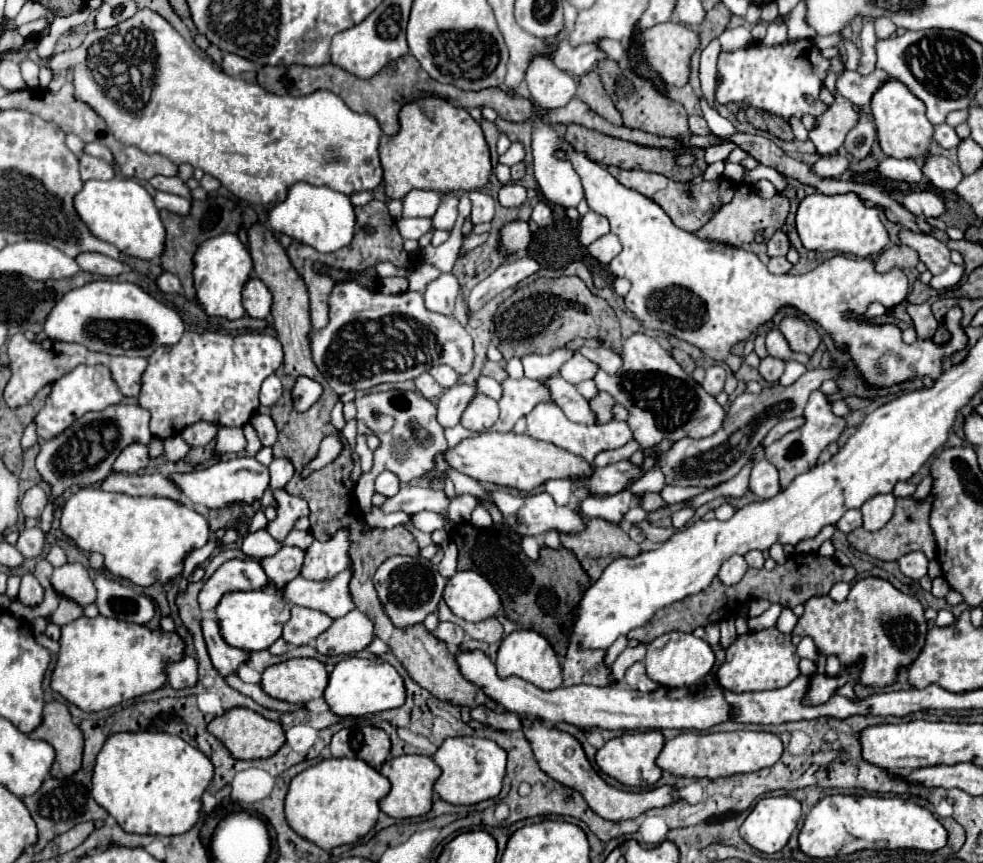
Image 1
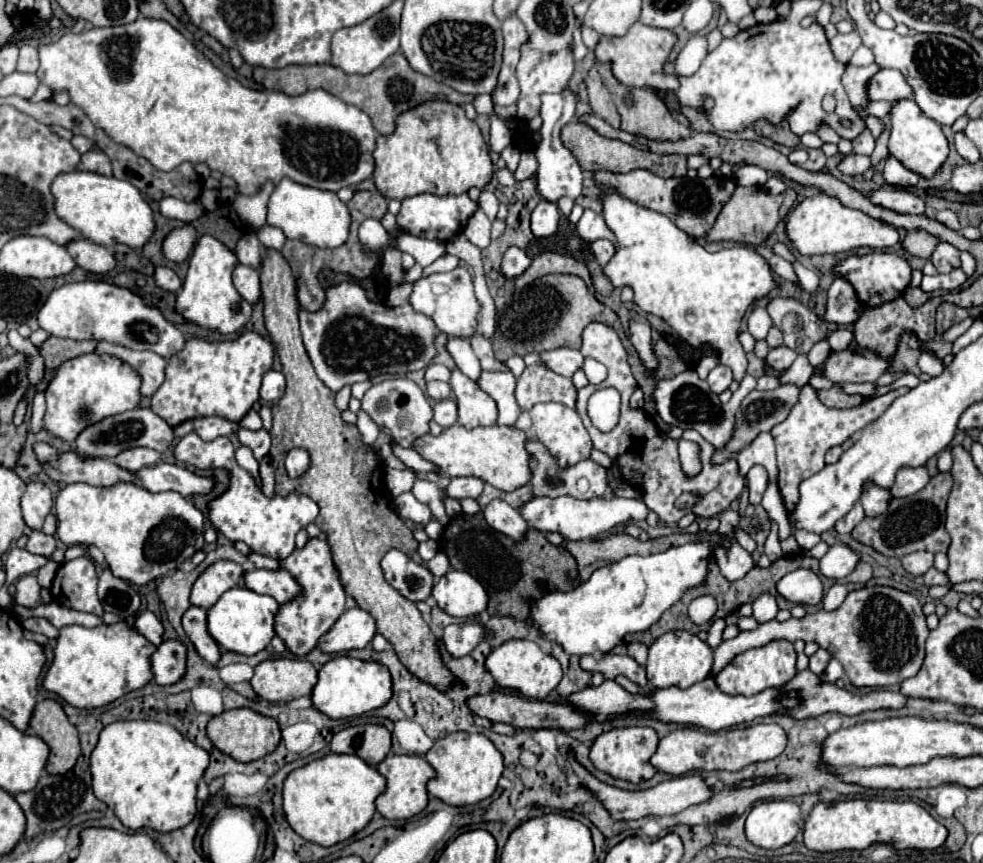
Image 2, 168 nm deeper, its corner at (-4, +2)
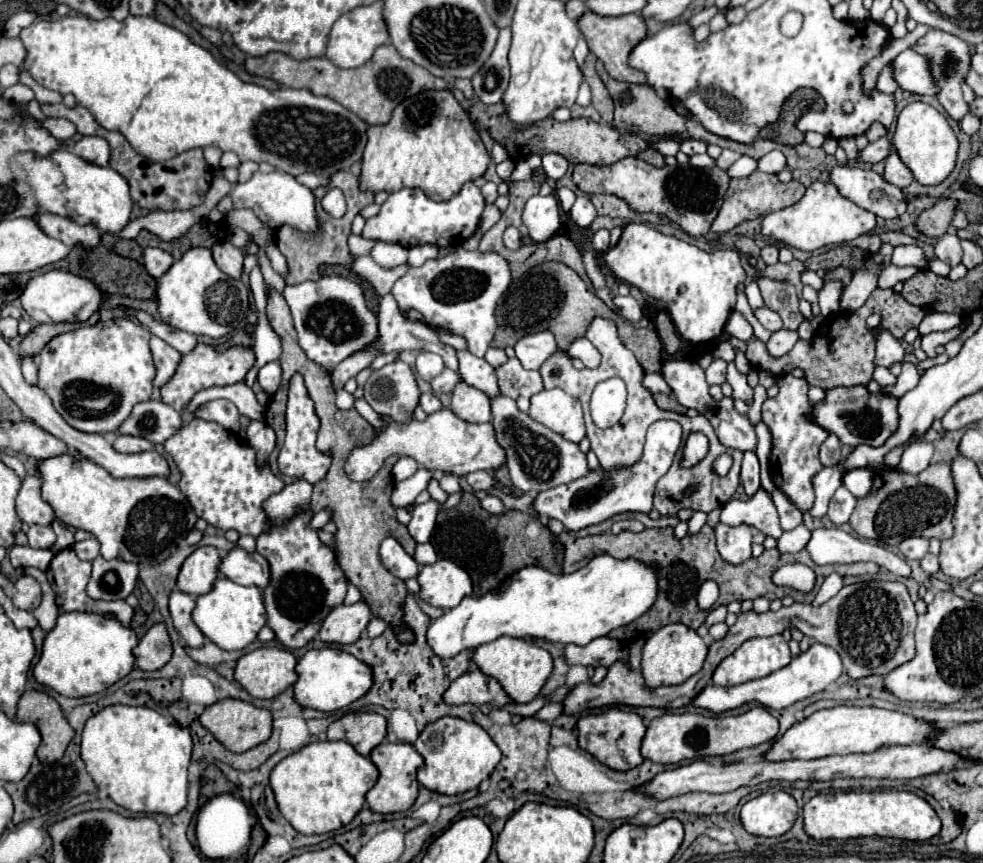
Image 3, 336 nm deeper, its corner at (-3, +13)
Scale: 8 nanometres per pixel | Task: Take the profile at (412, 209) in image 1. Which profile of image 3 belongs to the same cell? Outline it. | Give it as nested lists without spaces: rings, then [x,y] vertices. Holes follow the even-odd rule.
[[[466,183],[460,189],[460,193],[456,193],[450,201],[442,201],[442,203],[428,199],[422,193],[422,189],[400,189],[388,195],[378,215],[366,219],[362,237],[382,241],[382,243],[396,243],[406,249],[424,243],[436,247],[458,247],[476,233],[484,207],[486,207],[484,197],[474,183]],[[458,237],[460,243],[454,243]]]

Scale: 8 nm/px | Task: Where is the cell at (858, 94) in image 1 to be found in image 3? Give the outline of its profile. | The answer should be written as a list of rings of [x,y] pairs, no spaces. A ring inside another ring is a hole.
[[[906,49],[894,59],[894,77],[904,91],[918,95],[936,95],[936,81],[932,81],[932,71],[928,69],[928,57]]]

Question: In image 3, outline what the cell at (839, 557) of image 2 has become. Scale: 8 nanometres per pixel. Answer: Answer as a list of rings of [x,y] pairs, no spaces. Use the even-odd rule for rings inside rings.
[[[820,527],[812,531],[812,537],[806,545],[812,561],[818,565],[836,565],[836,563],[858,563],[858,561],[874,561],[880,567],[886,567],[896,577],[910,577],[910,565],[888,551],[882,545],[872,545],[864,539],[852,537],[850,533],[832,527]]]

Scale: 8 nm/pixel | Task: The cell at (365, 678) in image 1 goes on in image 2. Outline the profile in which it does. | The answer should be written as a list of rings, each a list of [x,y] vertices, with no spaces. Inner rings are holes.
[[[337,656],[331,662],[327,662],[321,670],[319,670],[319,682],[313,688],[313,706],[317,710],[321,710],[323,714],[327,714],[329,718],[349,718],[349,716],[359,716],[365,714],[369,710],[381,708],[389,702],[389,696],[393,696],[393,678],[389,676],[389,668],[385,668],[383,664],[377,662],[363,662],[351,656]]]

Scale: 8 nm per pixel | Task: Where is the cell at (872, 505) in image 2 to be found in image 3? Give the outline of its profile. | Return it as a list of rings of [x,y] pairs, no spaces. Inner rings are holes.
[[[852,469],[852,471],[848,471],[844,475],[842,483],[854,497],[866,497],[870,487],[872,487],[872,471],[868,471],[868,469]]]

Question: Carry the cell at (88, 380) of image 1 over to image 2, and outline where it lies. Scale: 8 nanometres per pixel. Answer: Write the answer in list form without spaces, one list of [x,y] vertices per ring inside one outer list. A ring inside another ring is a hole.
[[[83,354],[73,360],[67,360],[57,376],[49,382],[45,390],[47,412],[45,412],[45,430],[59,440],[73,442],[77,434],[89,426],[99,422],[105,416],[121,414],[125,410],[135,410],[139,406],[141,378],[139,374],[119,358],[109,354]]]

